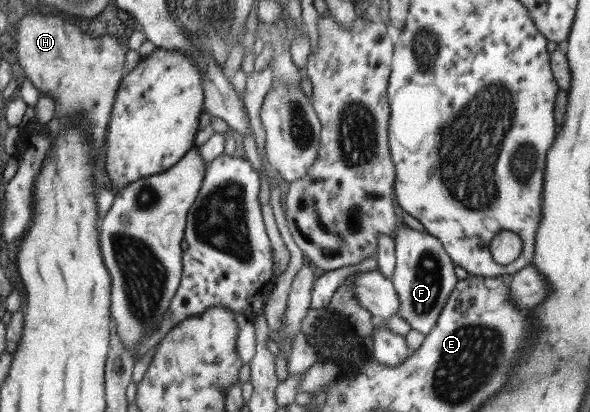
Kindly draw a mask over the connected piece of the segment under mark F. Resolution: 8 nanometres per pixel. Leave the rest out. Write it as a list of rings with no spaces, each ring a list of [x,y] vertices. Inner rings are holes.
[[[410,227],[394,231],[395,265],[390,275],[398,299],[397,317],[401,317],[411,330],[427,334],[436,324],[457,277],[453,272],[454,263],[443,249],[441,242],[428,233],[415,231]]]

